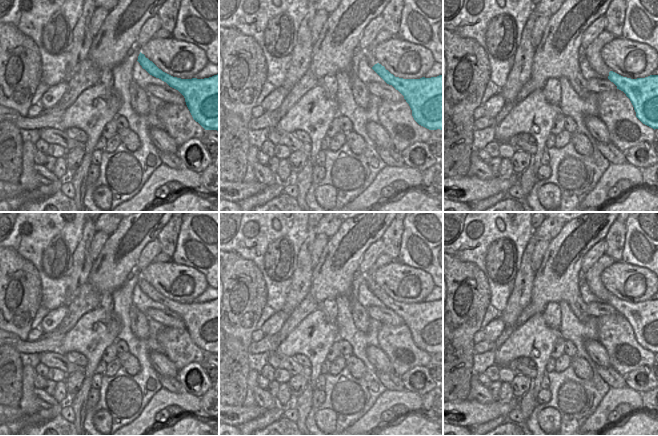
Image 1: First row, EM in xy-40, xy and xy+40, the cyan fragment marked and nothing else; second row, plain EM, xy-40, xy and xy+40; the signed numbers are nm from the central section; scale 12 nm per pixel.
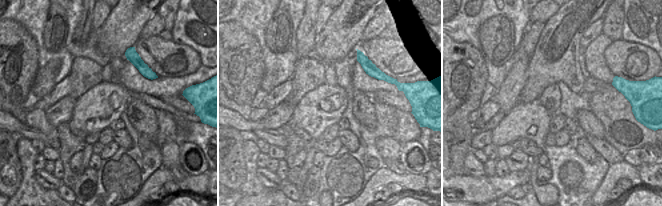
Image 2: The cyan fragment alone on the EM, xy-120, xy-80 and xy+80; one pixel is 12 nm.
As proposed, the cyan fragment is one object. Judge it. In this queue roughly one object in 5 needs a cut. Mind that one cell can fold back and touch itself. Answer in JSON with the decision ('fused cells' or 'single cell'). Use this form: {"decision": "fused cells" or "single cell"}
{"decision": "single cell"}

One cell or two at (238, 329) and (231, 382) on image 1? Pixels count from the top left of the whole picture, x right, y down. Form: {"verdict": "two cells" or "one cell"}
{"verdict": "one cell"}

